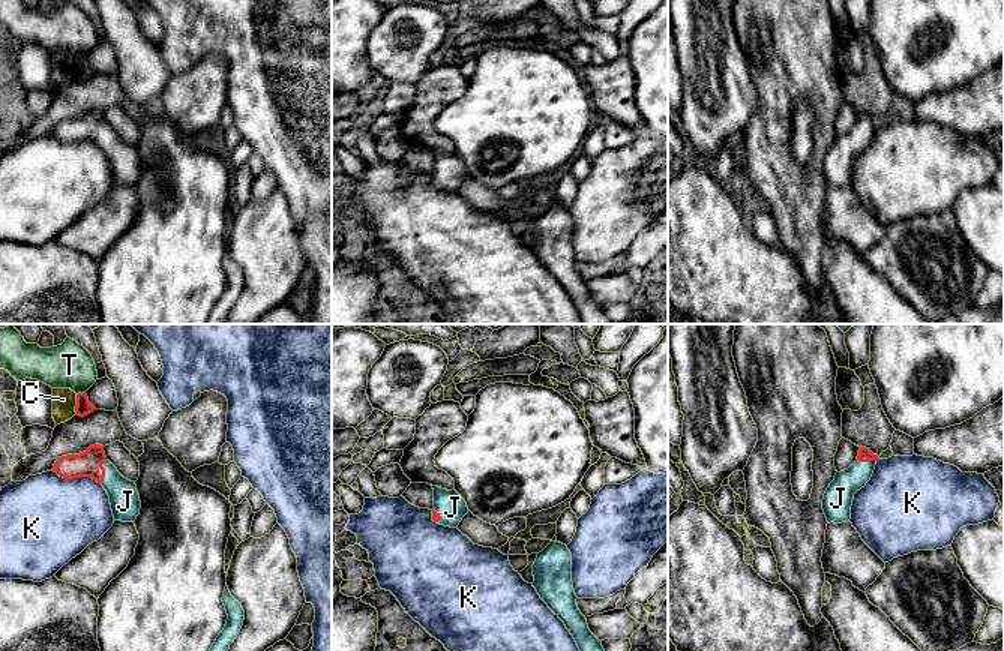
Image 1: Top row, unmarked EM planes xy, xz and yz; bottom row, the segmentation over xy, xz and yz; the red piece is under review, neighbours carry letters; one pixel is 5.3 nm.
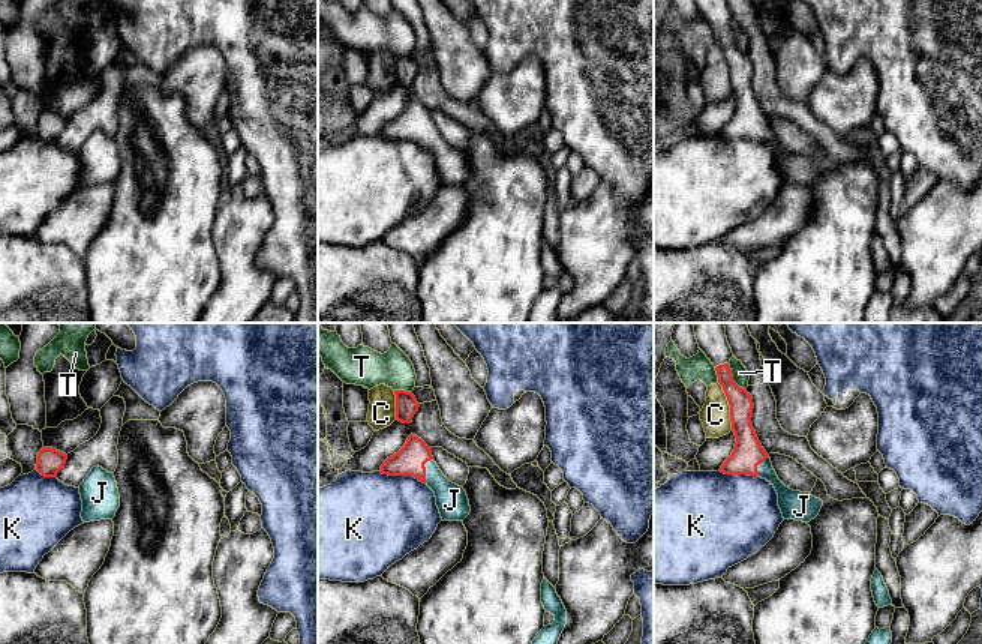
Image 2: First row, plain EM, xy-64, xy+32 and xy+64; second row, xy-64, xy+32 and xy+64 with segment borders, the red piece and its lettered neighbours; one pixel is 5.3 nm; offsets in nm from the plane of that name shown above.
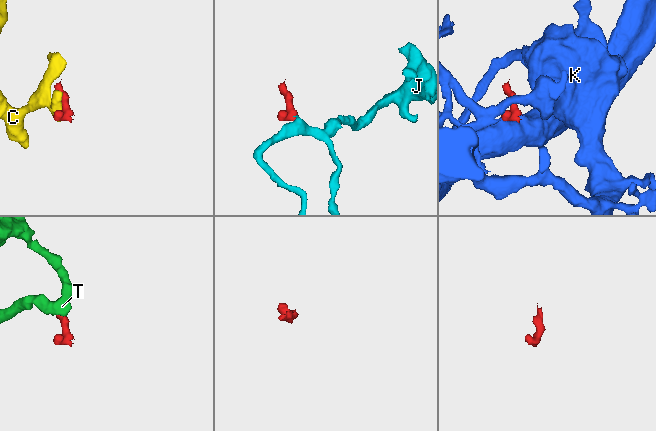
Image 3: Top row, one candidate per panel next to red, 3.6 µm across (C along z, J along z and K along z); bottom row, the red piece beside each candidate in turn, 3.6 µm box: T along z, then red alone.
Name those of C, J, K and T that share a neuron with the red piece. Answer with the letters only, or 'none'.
J

